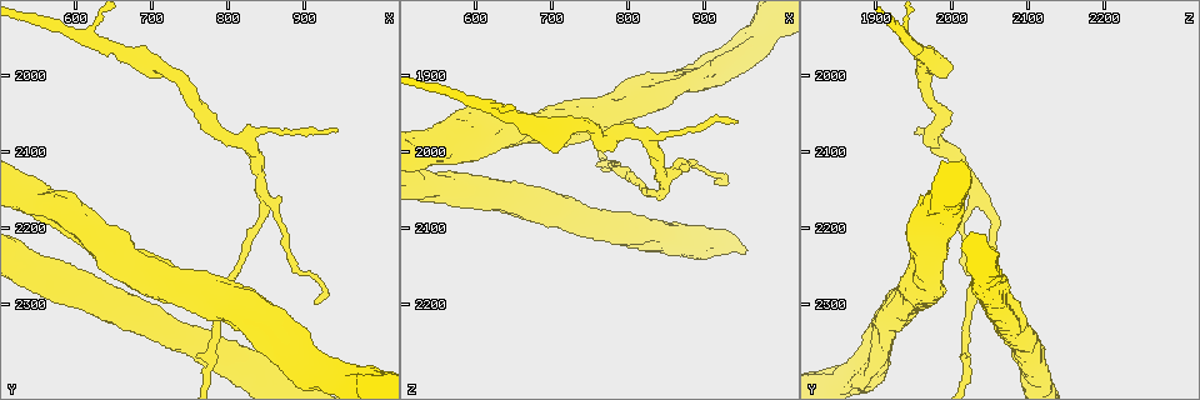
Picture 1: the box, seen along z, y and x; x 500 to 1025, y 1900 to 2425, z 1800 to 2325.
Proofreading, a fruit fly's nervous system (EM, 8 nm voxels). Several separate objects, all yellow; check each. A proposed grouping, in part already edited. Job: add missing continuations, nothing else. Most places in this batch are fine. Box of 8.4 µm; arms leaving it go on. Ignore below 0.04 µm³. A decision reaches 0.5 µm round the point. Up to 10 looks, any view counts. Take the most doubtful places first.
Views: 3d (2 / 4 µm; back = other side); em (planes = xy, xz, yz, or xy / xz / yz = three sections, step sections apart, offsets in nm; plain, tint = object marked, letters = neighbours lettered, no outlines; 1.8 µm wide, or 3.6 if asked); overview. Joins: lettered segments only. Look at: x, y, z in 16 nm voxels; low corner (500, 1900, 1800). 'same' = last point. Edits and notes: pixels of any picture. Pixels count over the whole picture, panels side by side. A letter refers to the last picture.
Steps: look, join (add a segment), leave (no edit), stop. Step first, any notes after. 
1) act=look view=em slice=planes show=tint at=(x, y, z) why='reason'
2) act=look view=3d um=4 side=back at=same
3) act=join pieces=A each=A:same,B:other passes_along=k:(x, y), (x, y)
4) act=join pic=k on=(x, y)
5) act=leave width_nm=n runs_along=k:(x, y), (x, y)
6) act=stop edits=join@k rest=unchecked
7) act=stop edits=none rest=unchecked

act=look view=em slice=xy step=4 show=tint at=(940, 2070, 1960) why='tapers out'

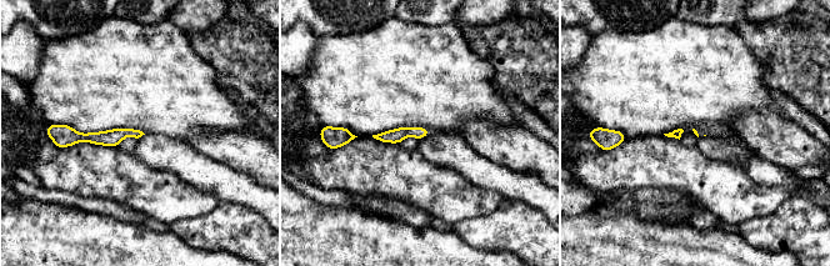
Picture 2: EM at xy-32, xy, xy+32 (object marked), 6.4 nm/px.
act=look view=em slice=xy step=4 show=letters at=same why='what lies round it'

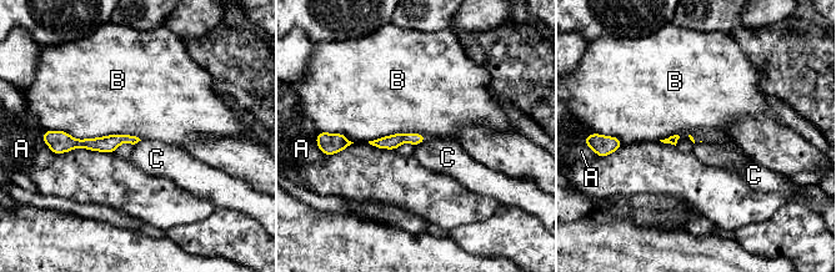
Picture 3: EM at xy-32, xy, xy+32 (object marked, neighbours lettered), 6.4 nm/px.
act=leave each=A:other,B:other,C:other runs_along=3:(134, 140), (61, 142) found='none of them fits'

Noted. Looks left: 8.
act=look view=em slice=planes show=tint at=(620, 1955, 1940) why='arms part here'

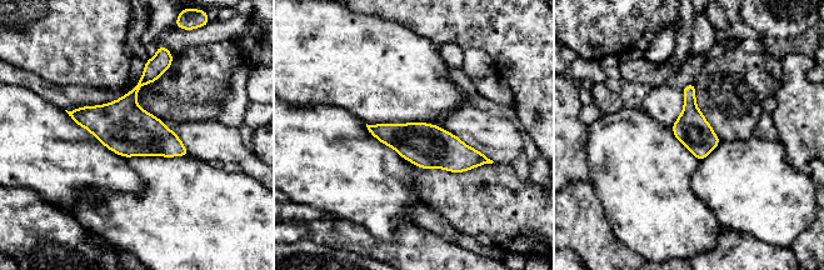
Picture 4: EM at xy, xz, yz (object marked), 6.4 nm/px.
act=look view=em slice=planes show=letters at=same

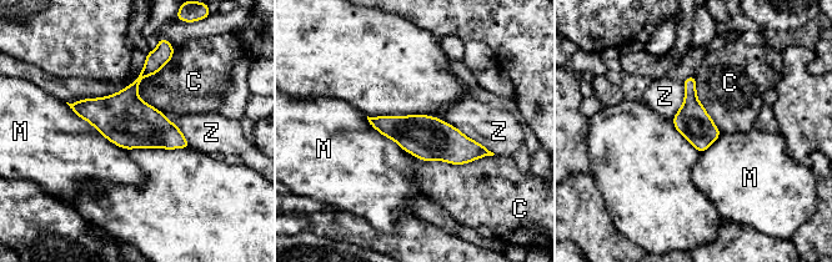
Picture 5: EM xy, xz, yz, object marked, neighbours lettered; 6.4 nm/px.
act=leave each=C:other,M:other,Z:other runs_along=5:(372, 120), (460, 150), (485, 152) found='no lettered segment goes on from it'

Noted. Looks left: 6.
act=look view=3d um=4 side=back at=(910, 2335, 1885) why='stops while still wide'

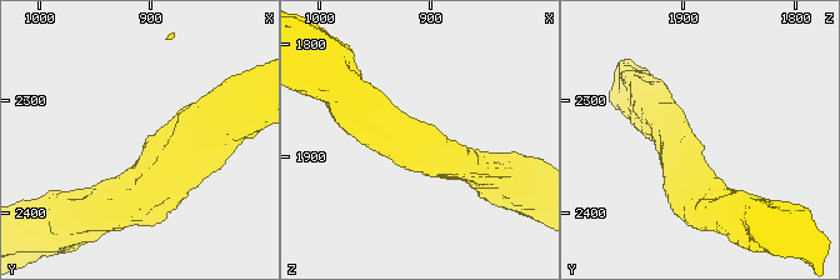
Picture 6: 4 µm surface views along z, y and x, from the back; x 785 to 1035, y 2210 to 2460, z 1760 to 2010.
act=look view=em um=3.6 slice=xz step=8 show=tint at=(908, 2336, 1884)

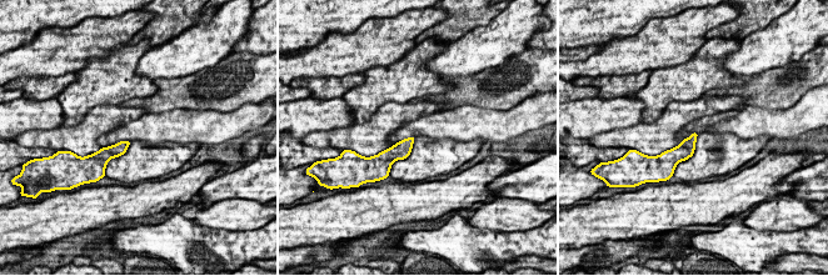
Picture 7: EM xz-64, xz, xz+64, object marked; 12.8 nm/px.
act=look view=em um=3.6 slice=planes show=letters at=same

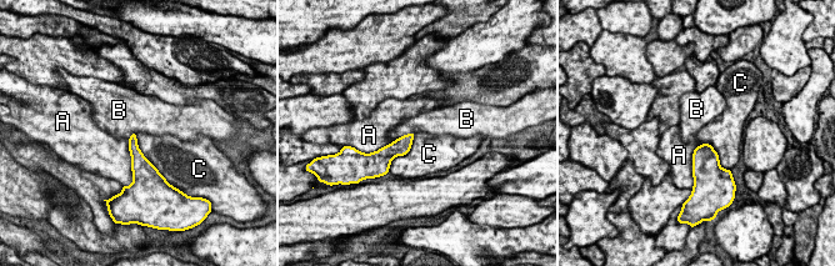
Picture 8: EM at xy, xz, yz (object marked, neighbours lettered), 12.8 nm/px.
act=leave each=A:other,B:other,C:other border=8:(414, 132), (401, 135), (395, 140) found='no lettered segment goes on from it'

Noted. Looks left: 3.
act=look view=em slice=xy step=8 show=letters at=(915, 2300, 2040) why='free end'

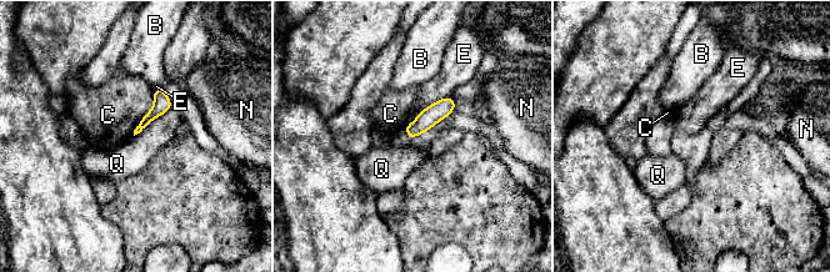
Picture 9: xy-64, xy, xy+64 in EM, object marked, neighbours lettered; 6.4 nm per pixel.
act=leave each=B:other,C:other,E:other,N:other,Q:other border=9:(171, 106), (154, 117), (134, 136) found='no lettered segment goes on from it'

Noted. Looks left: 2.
act=stop edits=none rest=unchecked

